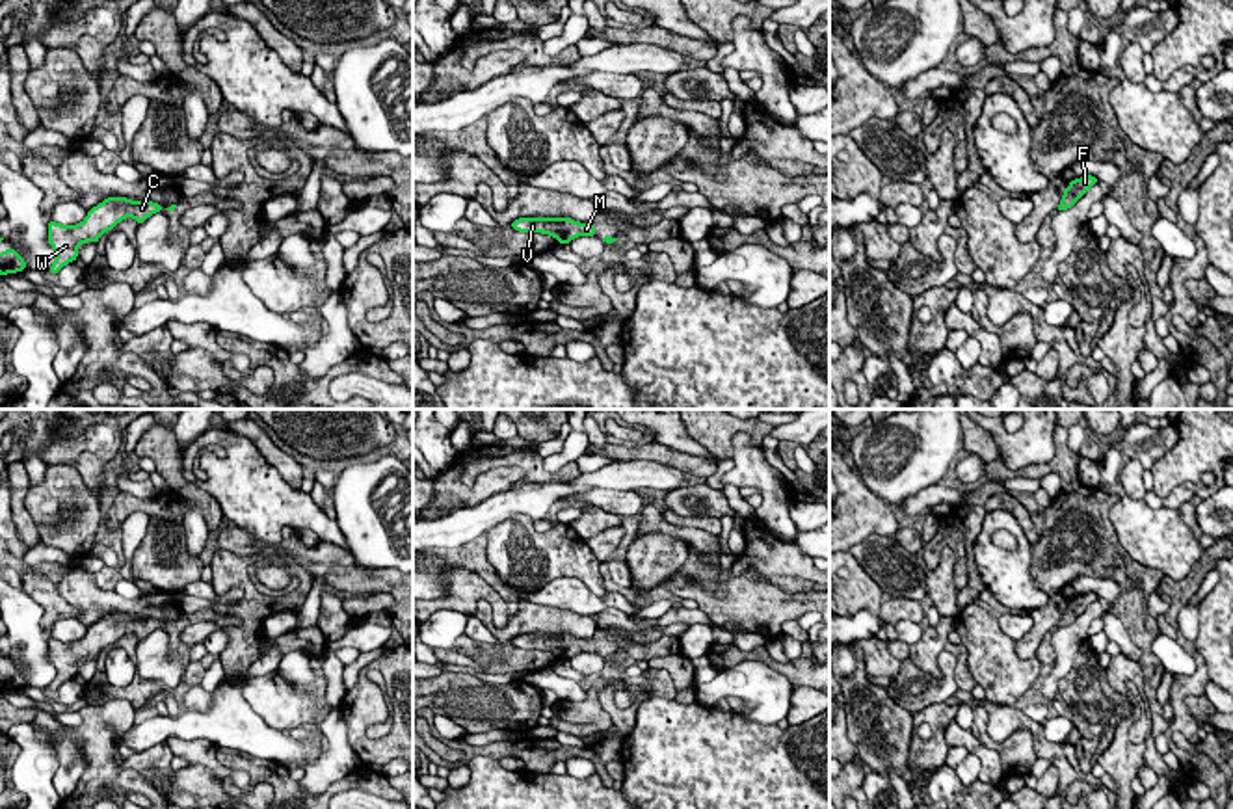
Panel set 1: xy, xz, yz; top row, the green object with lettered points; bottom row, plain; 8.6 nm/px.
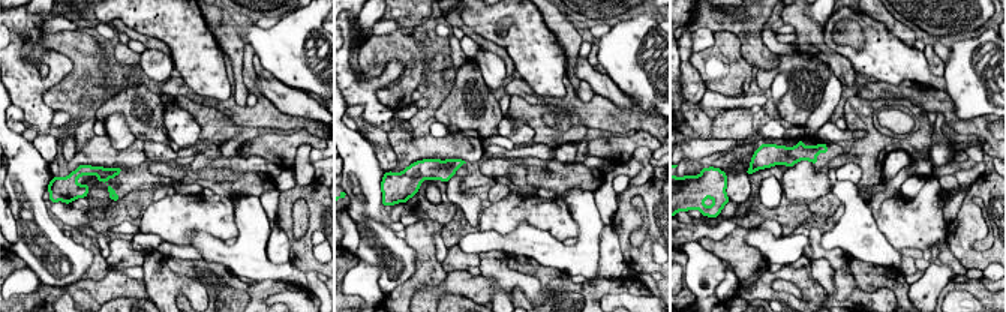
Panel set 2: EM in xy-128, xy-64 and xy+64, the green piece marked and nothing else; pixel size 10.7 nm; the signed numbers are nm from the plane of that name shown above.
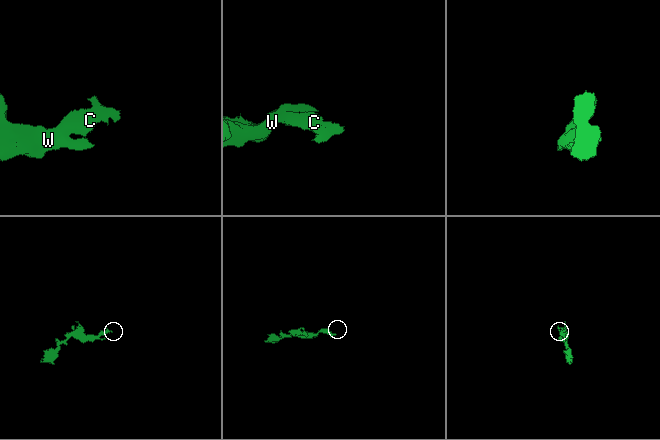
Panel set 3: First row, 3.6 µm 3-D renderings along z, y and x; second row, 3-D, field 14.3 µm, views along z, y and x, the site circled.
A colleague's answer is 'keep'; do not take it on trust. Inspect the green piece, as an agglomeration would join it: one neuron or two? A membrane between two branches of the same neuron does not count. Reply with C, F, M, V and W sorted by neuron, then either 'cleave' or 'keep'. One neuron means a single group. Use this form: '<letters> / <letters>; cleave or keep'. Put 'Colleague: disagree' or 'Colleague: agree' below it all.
C F M V W; keep
Colleague: agree

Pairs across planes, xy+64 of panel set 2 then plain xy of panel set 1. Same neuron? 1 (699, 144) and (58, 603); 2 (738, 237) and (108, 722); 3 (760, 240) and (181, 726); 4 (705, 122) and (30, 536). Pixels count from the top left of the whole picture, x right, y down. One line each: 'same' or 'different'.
1: different
2: same
3: same
4: same

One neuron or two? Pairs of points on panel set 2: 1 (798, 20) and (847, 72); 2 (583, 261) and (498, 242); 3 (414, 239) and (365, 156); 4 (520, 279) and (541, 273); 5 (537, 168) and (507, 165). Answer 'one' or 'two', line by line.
1: one
2: one
3: two
4: two
5: two

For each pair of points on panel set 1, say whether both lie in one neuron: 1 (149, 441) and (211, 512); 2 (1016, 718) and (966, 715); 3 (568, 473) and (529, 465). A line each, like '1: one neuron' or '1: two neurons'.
1: one neuron
2: two neurons
3: one neuron

